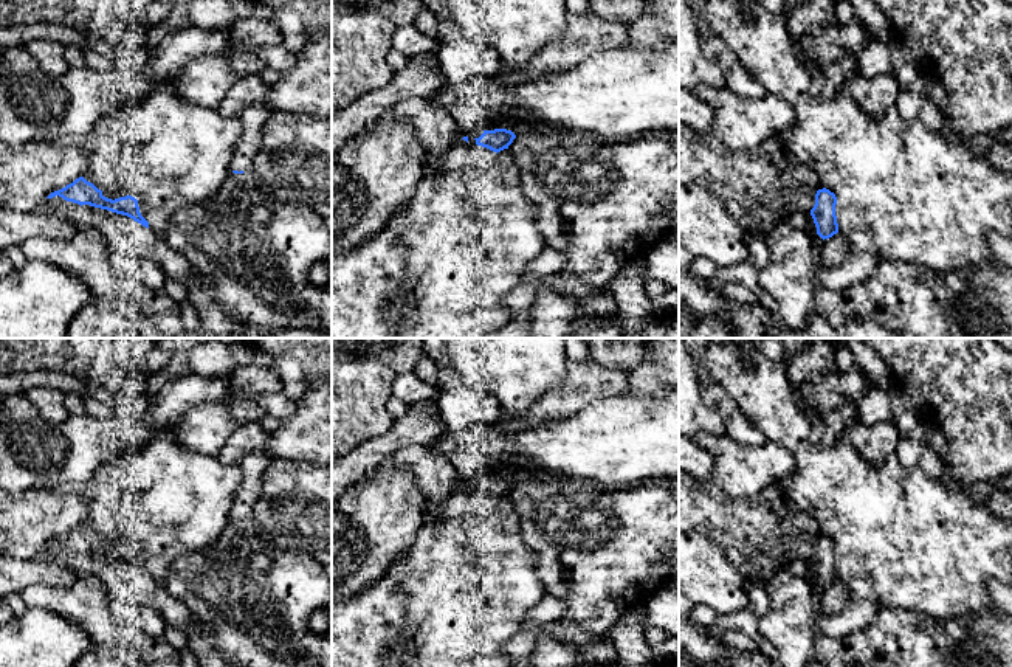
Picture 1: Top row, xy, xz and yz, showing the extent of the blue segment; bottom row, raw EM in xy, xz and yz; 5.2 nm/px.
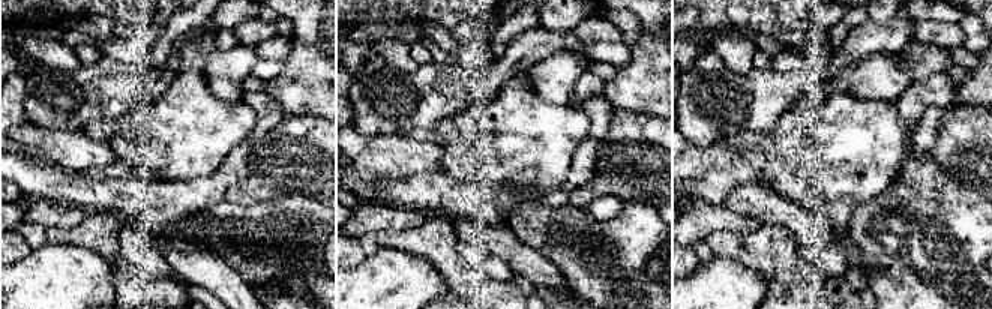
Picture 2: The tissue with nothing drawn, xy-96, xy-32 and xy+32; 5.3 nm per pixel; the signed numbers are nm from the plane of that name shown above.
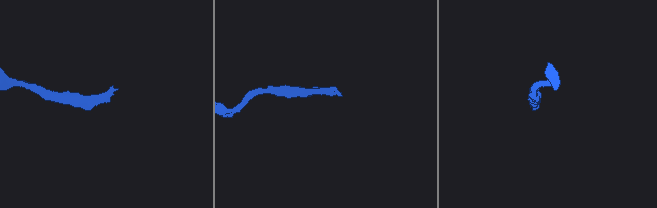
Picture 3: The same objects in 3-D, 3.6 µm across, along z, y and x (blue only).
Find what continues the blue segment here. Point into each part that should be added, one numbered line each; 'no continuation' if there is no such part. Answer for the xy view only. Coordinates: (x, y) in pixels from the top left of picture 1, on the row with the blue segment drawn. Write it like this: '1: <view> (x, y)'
1: xy (253, 118)

